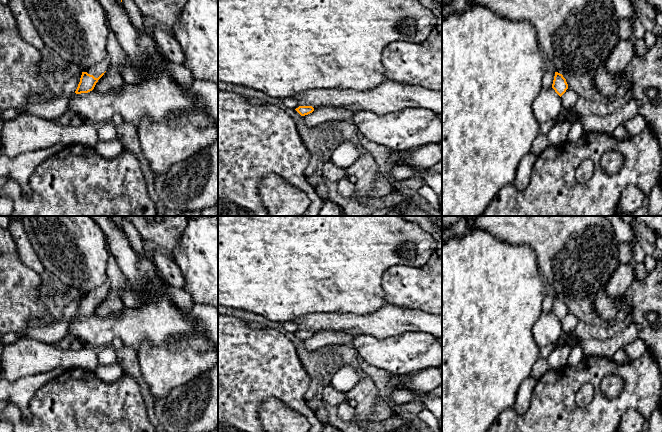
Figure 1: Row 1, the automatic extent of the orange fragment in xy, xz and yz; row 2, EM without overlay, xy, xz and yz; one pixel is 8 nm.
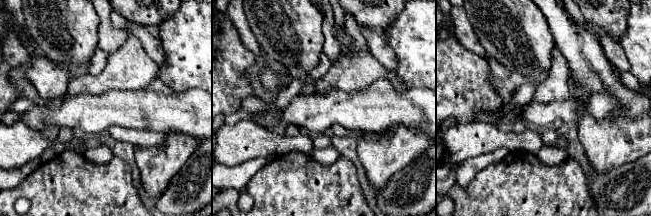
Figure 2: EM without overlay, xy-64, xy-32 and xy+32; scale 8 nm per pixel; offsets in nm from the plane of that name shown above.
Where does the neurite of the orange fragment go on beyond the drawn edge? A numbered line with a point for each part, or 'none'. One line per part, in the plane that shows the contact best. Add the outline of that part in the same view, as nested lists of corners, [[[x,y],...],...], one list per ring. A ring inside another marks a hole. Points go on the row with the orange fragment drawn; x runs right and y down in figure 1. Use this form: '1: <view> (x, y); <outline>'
1: xy (101, 67); [[[107,53],[106,57],[93,67],[92,70],[87,71],[88,74],[93,75],[95,78],[98,78],[102,73],[104,73],[110,64],[110,56]]]

